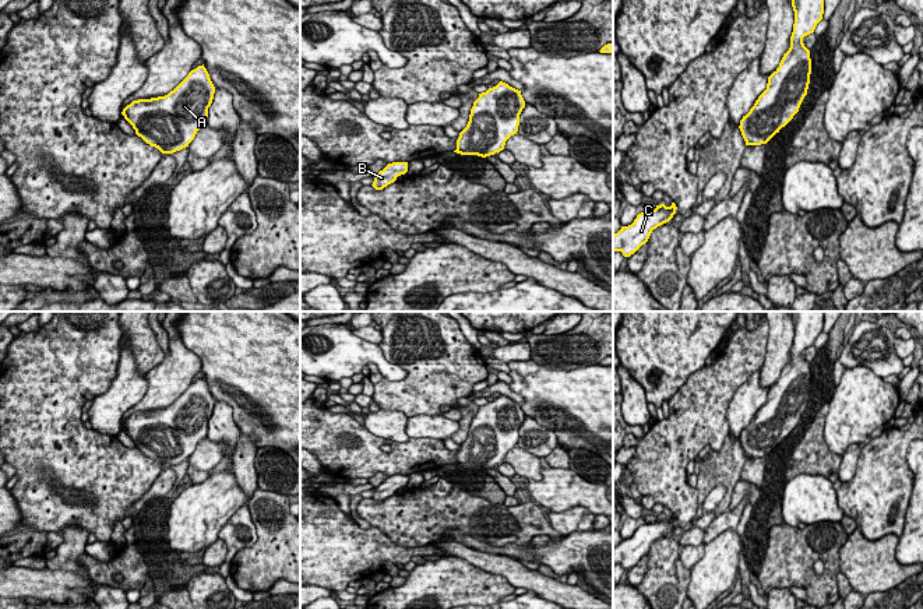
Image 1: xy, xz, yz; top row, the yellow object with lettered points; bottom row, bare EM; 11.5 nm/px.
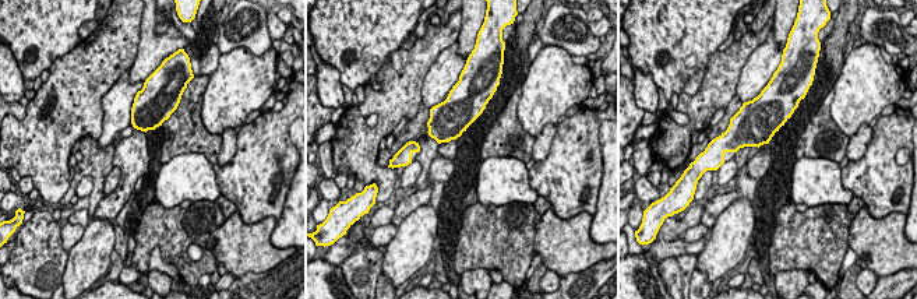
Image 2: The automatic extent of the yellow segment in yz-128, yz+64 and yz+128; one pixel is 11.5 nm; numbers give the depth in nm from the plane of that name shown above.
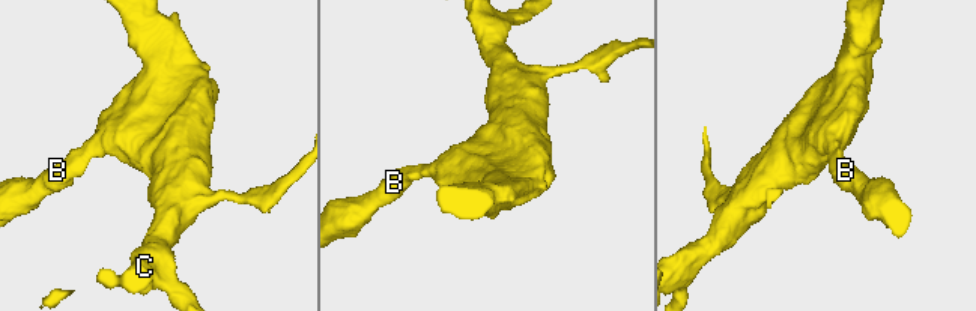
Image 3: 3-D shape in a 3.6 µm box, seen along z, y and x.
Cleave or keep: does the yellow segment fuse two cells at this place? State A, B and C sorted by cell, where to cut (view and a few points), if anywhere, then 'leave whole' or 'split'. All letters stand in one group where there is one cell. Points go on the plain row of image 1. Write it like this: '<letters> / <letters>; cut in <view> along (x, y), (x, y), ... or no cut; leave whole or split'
A B C; no cut; leave whole

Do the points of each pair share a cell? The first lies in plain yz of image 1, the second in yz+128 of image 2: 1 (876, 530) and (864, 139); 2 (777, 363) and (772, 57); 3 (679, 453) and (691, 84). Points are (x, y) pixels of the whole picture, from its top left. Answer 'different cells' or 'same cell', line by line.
1: different cells
2: different cells
3: different cells

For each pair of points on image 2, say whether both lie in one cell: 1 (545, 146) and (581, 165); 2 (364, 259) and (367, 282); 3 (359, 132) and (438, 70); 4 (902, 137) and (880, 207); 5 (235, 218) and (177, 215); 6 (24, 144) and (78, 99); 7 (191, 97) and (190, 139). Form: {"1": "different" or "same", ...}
{"1": "different", "2": "same", "3": "different", "4": "same", "5": "different", "6": "same", "7": "same"}

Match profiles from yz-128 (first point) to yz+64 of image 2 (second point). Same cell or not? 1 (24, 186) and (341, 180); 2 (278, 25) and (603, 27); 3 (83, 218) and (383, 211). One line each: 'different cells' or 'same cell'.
1: same cell
2: same cell
3: same cell

